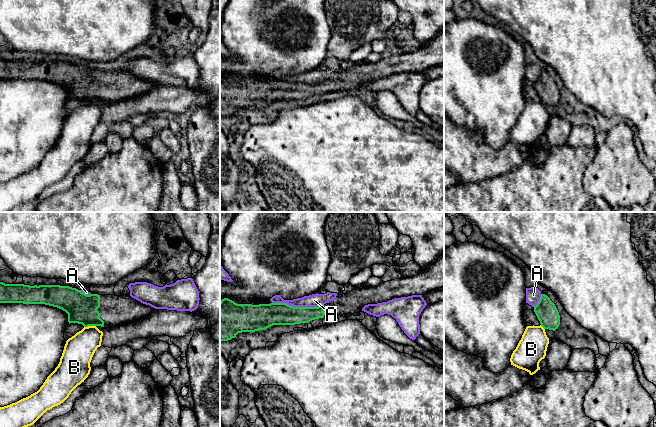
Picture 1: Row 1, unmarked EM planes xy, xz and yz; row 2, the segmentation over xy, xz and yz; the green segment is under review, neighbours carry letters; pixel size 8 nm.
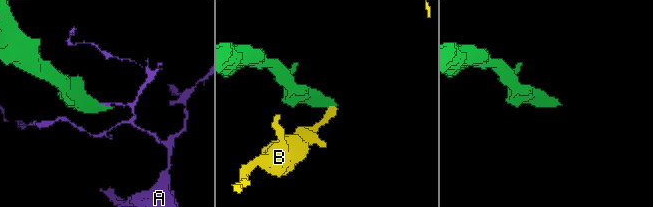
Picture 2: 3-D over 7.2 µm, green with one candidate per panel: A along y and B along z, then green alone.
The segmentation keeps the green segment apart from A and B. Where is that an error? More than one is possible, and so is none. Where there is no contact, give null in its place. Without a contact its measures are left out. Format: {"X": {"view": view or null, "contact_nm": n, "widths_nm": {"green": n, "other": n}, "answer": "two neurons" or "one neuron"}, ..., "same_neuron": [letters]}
{"A": {"view": "xz", "contact_nm": 420, "widths_nm": {"green": 180, "other": 110}, "answer": "two neurons"}, "B": {"view": "xy", "contact_nm": 100, "widths_nm": {"green": 240, "other": 240}, "answer": "two neurons"}, "same_neuron": []}

